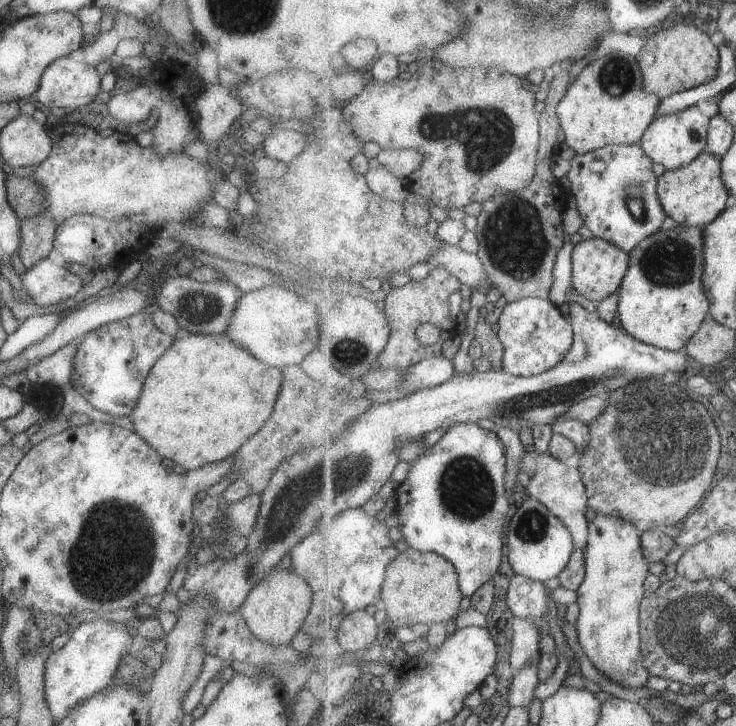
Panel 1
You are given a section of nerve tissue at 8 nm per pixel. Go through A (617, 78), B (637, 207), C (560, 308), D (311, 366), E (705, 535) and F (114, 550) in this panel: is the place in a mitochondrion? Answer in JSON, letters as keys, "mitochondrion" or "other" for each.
{"A":"mitochondrion","B":"mitochondrion","C":"other","D":"other","E":"other","F":"mitochondrion"}

